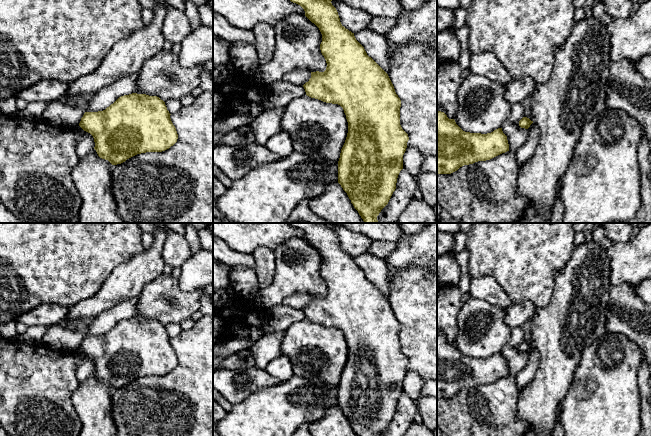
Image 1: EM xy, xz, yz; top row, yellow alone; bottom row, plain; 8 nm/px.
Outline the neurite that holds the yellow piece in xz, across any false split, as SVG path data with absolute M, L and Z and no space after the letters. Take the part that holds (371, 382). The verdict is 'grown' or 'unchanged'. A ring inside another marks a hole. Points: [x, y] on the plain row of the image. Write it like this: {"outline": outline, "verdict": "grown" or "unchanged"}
{"outline": "M331 223L289 224L304 233L305 240L319 252L322 258L320 274L327 291L324 296L311 296L311 302L303 309L306 319L326 327L340 329L348 346L347 361L338 385L338 407L358 436L381 436L396 413L398 399L403 393L403 379L409 364L408 358L400 349L401 324L388 298L367 279L364 271L356 264L354 257L341 248Z", "verdict": "unchanged"}

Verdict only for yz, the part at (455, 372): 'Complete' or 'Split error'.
Complete

